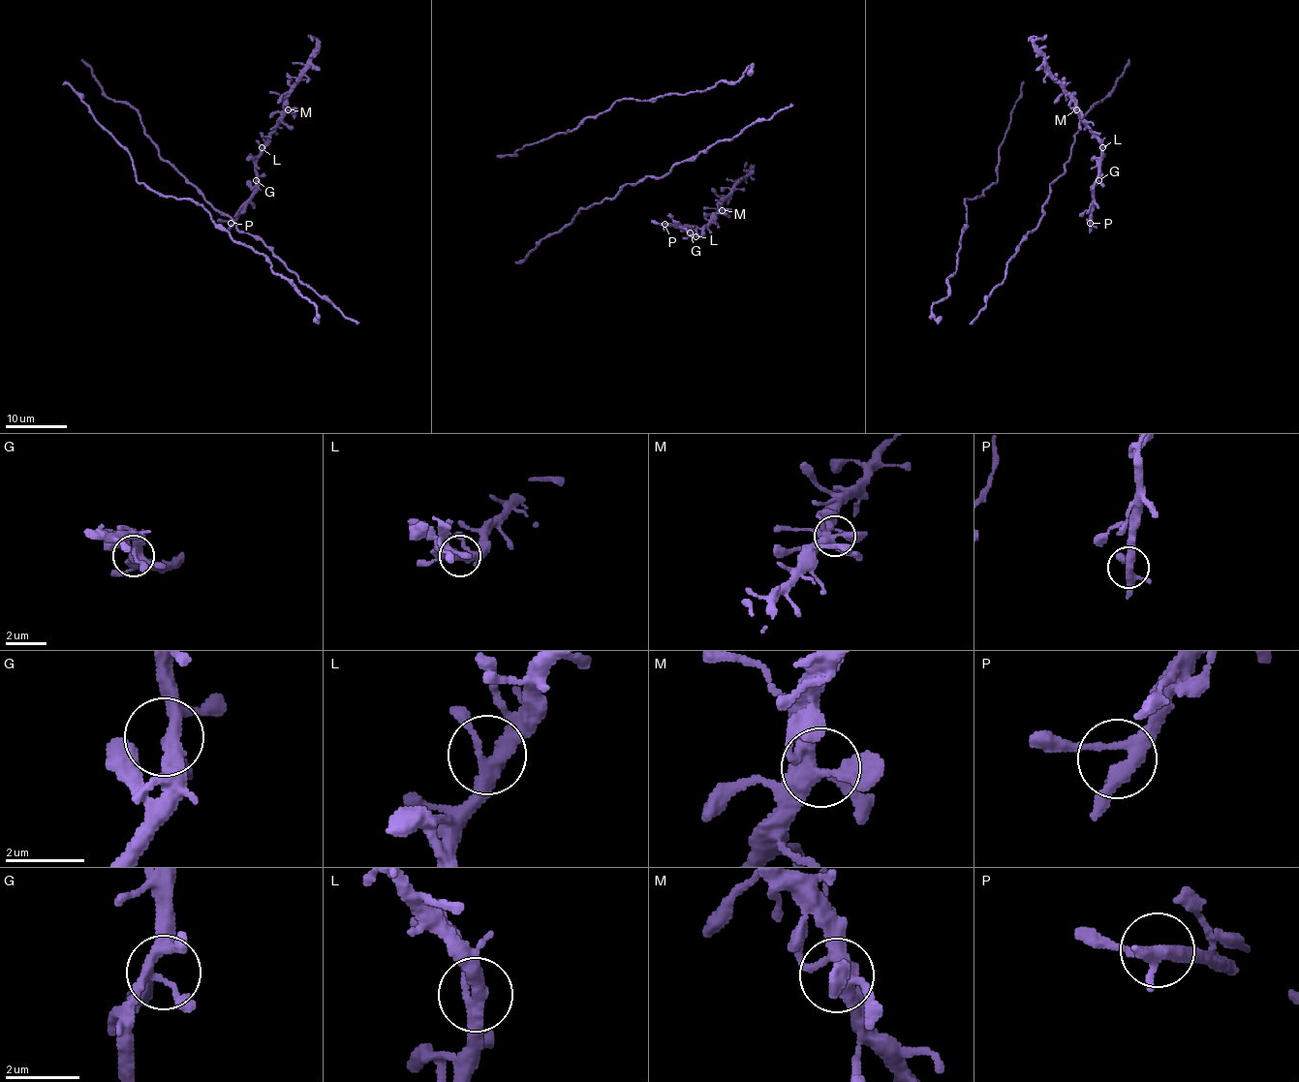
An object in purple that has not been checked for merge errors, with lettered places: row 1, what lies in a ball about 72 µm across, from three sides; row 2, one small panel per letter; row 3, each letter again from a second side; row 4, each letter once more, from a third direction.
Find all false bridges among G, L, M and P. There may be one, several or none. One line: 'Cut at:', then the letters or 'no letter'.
Cut at: no letter

